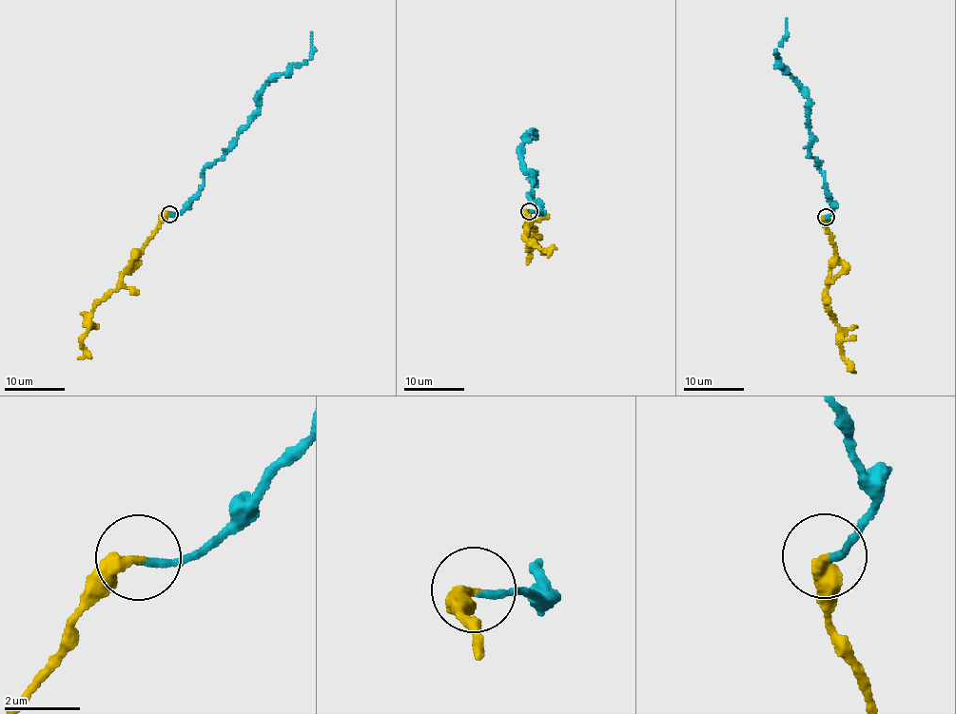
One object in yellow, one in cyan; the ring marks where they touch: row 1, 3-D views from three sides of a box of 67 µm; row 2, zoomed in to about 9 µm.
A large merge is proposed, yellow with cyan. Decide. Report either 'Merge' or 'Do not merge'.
Merge

